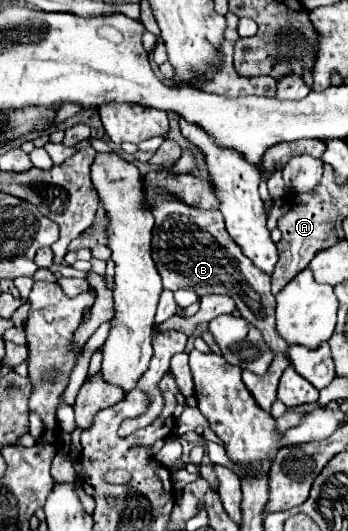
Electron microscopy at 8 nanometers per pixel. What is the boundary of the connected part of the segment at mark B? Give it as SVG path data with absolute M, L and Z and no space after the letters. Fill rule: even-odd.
M160 191L154 197L154 211L152 211L156 225L152 231L152 259L156 269L162 277L164 289L192 289L196 295L228 295L236 301L238 311L246 321L250 321L262 335L268 347L272 347L274 359L264 375L252 375L252 371L244 371L242 379L252 391L256 403L270 411L276 399L276 387L282 371L290 365L288 363L288 343L276 333L274 325L274 295L270 293L270 277L264 275L254 263L232 243L224 227L224 217L220 211L200 211L198 207L188 207L188 203L180 203L180 199L172 199L168 191Z

